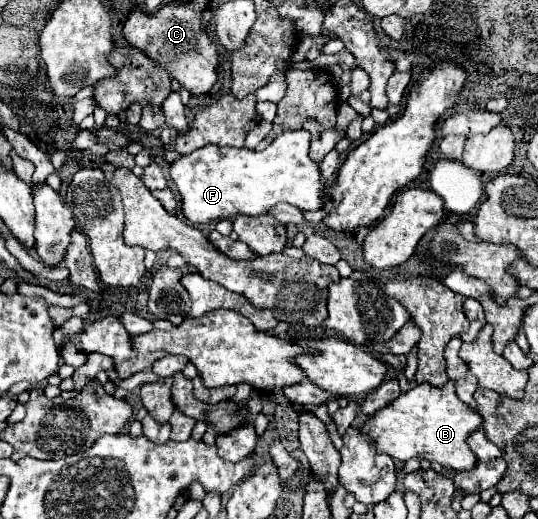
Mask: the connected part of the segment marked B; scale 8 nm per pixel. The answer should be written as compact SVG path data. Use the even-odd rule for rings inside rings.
M446 382L442 388L418 384L406 394L400 394L398 400L370 416L364 426L360 426L360 432L364 432L374 442L378 454L384 452L394 460L406 462L410 458L426 458L452 470L470 470L474 468L476 458L466 446L466 434L478 426L482 426L482 416L458 400L454 382Z

